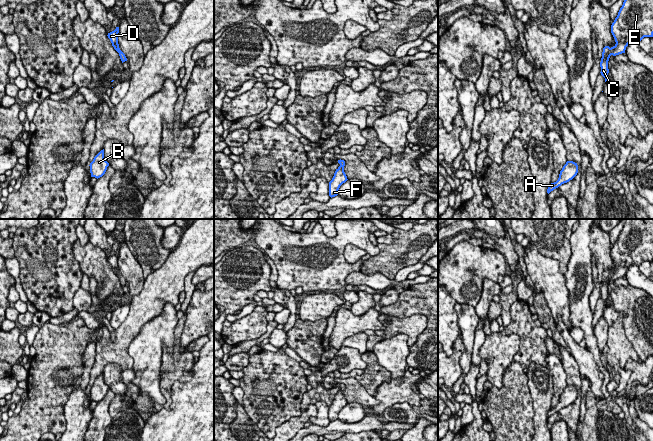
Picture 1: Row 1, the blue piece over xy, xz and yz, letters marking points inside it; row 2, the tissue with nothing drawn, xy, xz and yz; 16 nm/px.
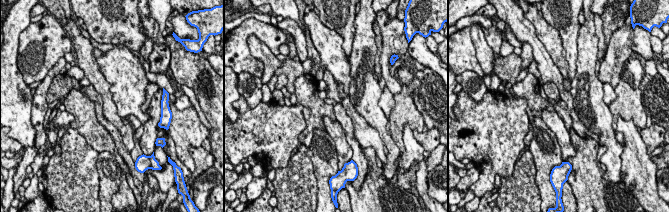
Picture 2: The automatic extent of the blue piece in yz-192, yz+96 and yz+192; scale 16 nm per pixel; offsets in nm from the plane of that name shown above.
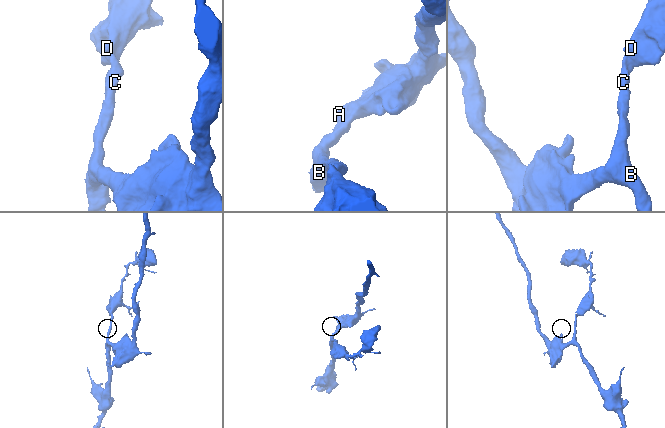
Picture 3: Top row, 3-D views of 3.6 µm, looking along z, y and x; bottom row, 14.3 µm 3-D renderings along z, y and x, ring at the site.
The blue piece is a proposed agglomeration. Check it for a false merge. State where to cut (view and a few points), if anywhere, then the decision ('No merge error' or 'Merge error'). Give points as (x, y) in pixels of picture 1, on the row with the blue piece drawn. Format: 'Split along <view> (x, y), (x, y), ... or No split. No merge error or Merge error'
No split. No merge error

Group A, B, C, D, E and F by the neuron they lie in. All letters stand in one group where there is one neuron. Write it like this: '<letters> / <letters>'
A B C D E F

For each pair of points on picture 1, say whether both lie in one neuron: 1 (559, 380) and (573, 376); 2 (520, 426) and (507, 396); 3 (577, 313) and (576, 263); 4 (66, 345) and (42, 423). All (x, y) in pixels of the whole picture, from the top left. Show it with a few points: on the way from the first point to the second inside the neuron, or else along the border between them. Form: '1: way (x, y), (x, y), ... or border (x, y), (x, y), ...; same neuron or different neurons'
1: border (561, 362), (567, 384); different neurons
2: way (513, 419), (511, 417), (510, 403); same neuron
3: way (575, 301), (572, 296), (572, 275); same neuron
4: way (57, 364), (49, 375), (49, 389), (45, 404); same neuron

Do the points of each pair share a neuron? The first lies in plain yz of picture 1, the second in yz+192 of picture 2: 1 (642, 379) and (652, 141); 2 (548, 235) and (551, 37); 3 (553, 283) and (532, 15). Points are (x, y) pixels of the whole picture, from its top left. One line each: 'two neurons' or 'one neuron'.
1: one neuron
2: two neurons
3: one neuron

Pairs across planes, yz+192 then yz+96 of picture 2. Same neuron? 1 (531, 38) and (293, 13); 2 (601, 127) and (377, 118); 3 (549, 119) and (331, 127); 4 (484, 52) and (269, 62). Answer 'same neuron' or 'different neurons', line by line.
1: same neuron
2: same neuron
3: same neuron
4: same neuron

